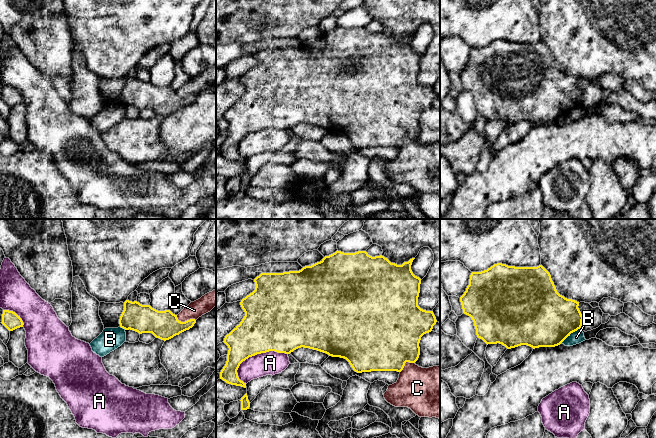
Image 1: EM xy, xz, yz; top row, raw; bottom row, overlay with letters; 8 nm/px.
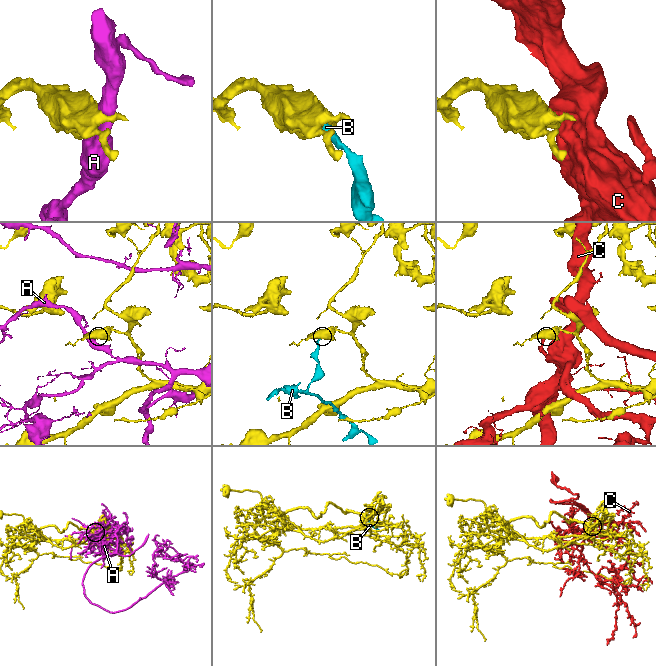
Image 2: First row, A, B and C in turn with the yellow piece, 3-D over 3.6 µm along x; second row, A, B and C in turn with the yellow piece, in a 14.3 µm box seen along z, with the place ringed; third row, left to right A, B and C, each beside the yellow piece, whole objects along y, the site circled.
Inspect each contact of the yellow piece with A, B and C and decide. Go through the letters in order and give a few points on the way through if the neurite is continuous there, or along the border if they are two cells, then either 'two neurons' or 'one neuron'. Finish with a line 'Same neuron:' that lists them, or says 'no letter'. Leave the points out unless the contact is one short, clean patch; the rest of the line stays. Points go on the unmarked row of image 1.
A: two neurons
B: along yz (580, 103), (571, 108), (561, 118) | two neurons
C: two neurons
Same neuron: no letter

